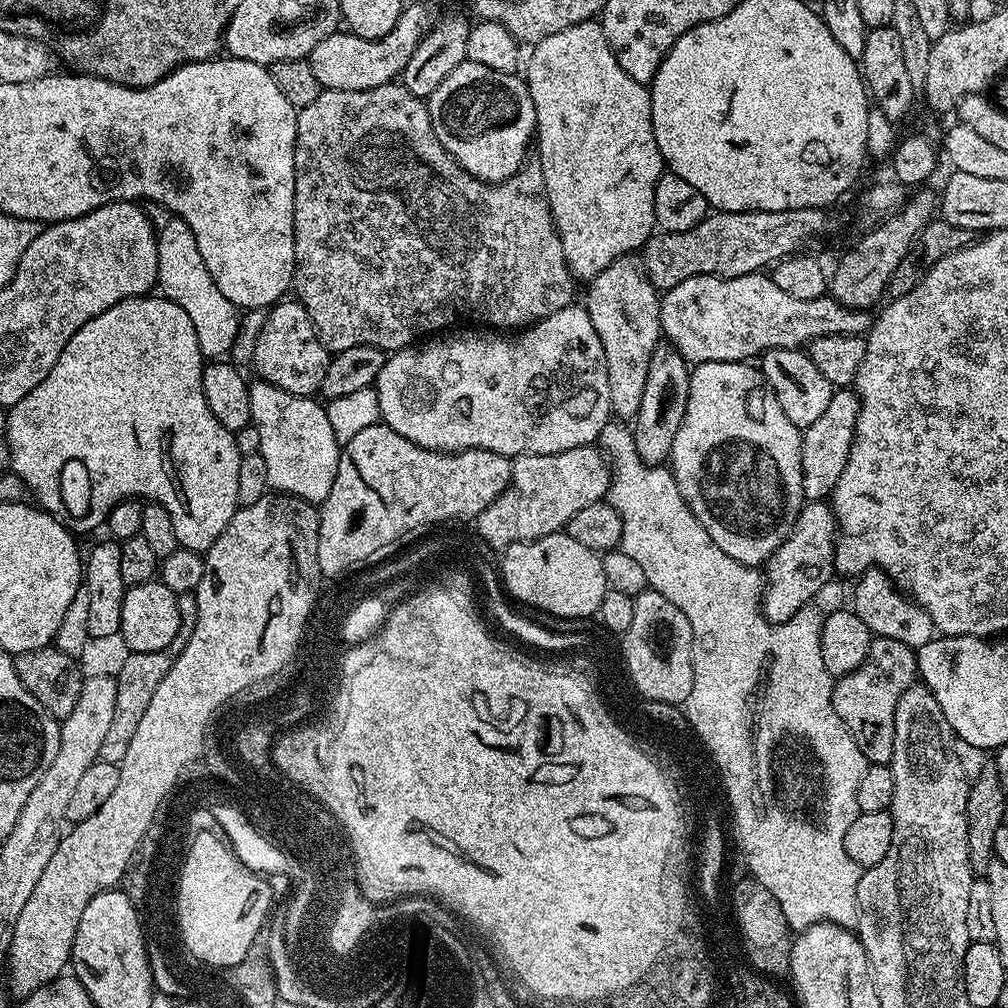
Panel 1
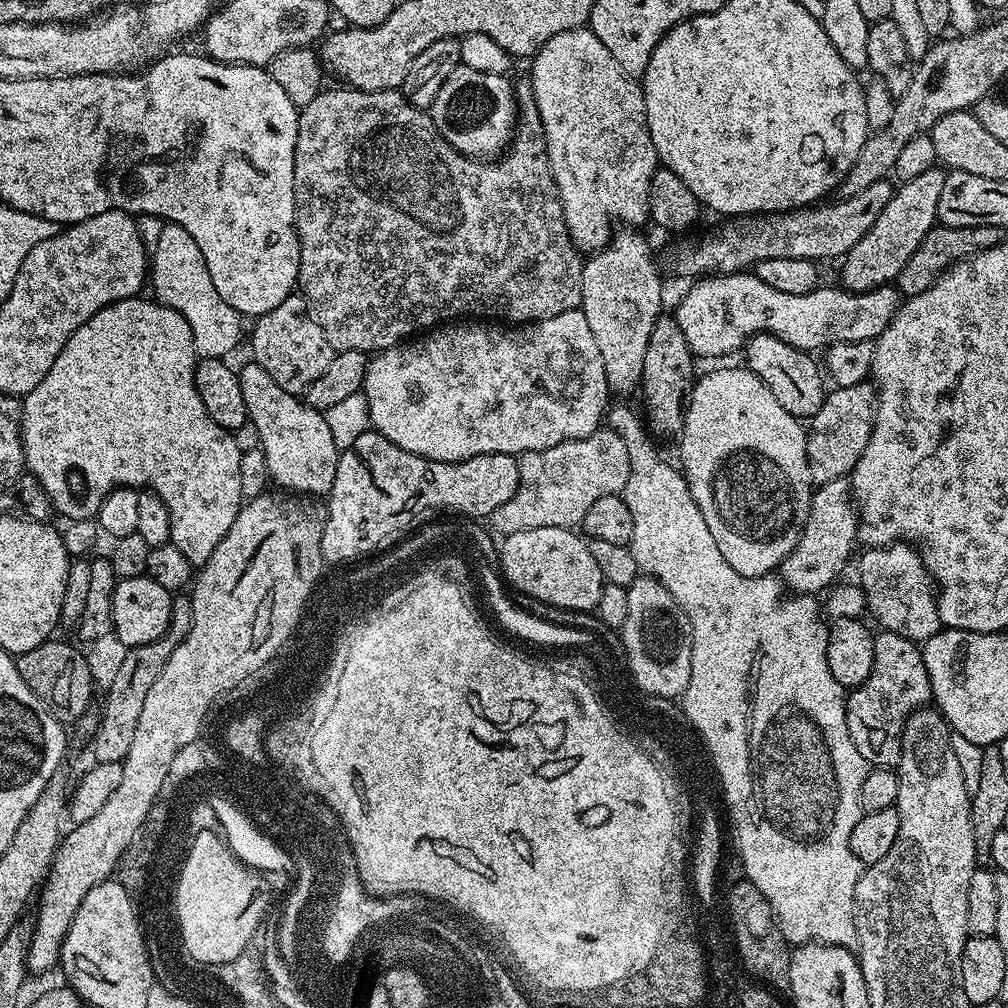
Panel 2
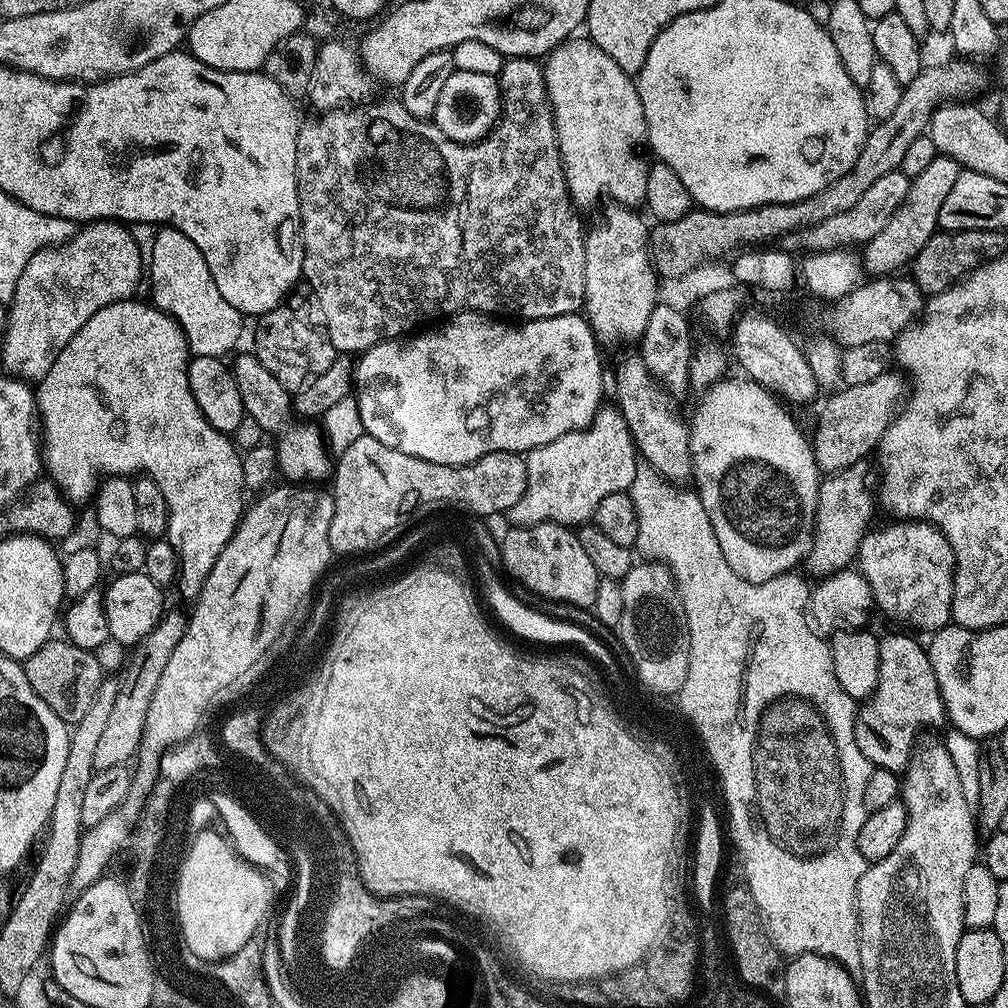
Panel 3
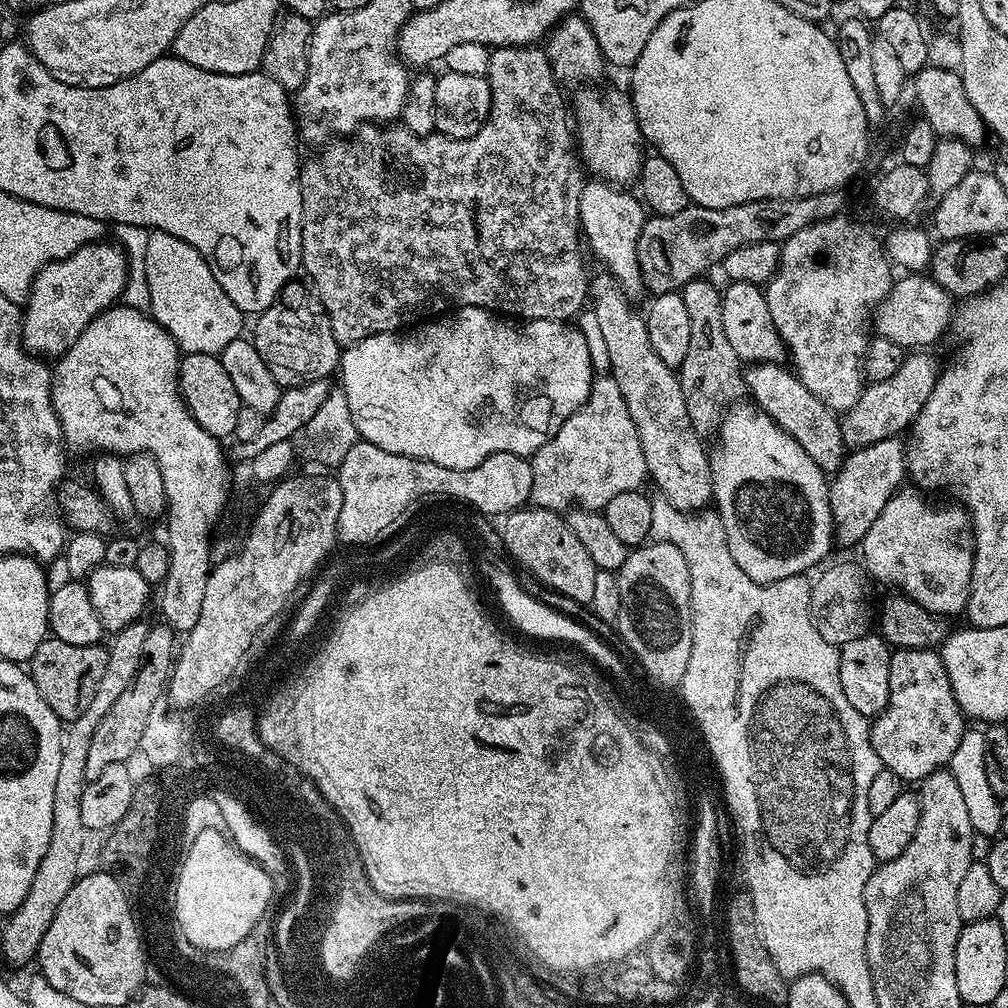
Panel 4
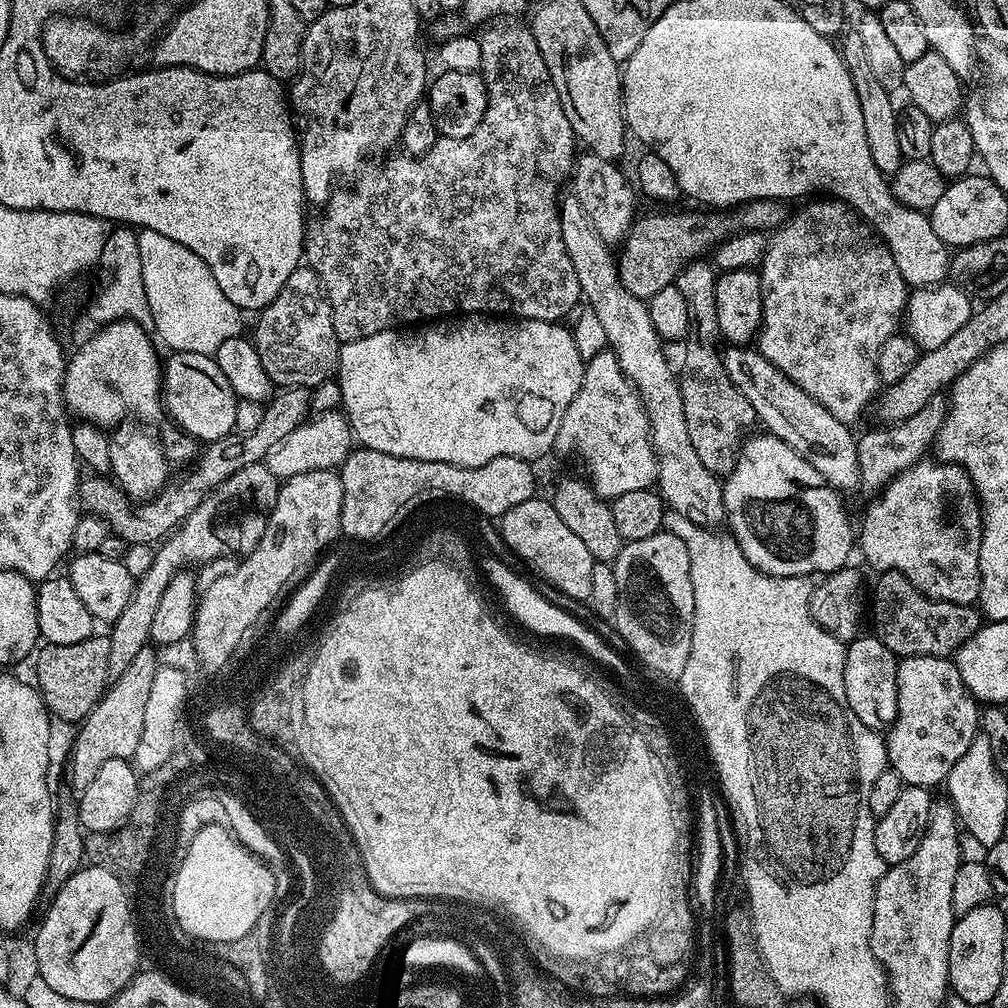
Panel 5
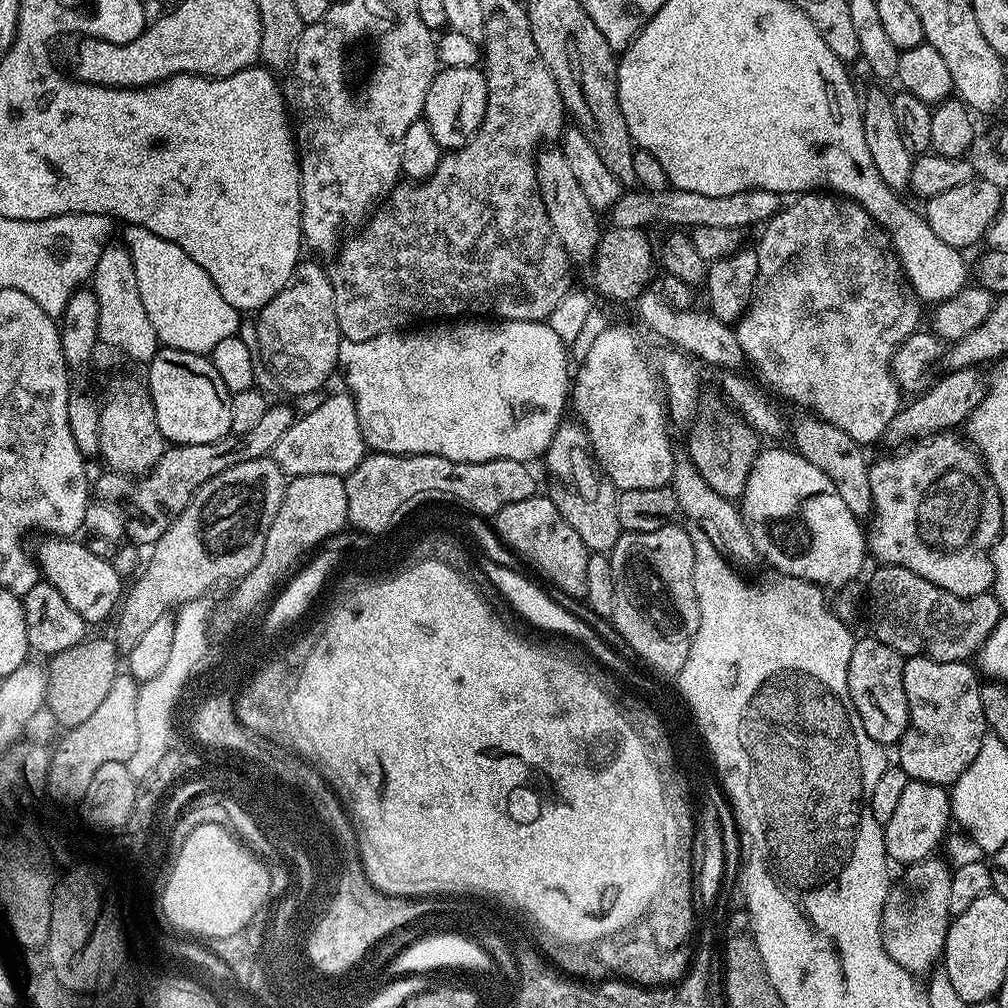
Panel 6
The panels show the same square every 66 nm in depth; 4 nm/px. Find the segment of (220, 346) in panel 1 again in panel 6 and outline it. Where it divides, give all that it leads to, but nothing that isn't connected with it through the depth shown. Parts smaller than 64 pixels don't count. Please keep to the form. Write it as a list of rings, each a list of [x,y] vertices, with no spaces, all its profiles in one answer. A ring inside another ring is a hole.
[[[137,224],[127,225],[123,230],[122,243],[133,259],[142,303],[163,347],[211,354],[222,338],[230,338],[241,331],[241,313],[218,294],[218,286],[214,286],[210,274],[206,274],[182,246],[158,238],[158,234]]]

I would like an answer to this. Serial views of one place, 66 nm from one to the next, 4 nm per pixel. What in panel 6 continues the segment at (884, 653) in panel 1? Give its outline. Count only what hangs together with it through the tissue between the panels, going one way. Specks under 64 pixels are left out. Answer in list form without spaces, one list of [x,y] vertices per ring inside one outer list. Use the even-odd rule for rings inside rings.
[[[910,656],[904,662],[904,685],[908,703],[908,728],[901,738],[898,766],[909,780],[951,786],[974,762],[986,735],[980,697],[981,677],[971,663],[938,662],[925,656]]]

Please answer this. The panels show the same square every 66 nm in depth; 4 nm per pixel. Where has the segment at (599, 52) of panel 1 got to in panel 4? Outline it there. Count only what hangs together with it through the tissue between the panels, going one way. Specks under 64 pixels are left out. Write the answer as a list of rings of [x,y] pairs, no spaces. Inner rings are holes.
[[[584,86],[579,89],[574,104],[574,139],[583,167],[593,177],[609,184],[628,186],[639,177],[640,165],[644,163],[645,149],[640,149],[642,137],[636,121],[636,111],[631,99],[620,92],[608,92],[599,96],[594,89]]]

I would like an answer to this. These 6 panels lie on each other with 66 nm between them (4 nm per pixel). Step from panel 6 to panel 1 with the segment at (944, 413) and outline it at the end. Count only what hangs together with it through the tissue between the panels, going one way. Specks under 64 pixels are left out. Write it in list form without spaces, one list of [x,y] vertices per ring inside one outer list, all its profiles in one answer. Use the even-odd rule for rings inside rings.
[[[823,500],[805,503],[800,509],[792,533],[772,551],[772,557],[763,565],[764,595],[760,597],[760,611],[771,624],[781,624],[798,610],[809,607],[812,600],[836,572],[836,538],[838,525],[831,507]]]

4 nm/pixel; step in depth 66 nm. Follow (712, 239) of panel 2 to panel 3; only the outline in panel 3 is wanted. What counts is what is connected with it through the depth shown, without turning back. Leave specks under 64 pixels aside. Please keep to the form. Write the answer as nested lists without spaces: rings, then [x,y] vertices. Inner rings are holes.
[[[897,170],[885,174],[866,189],[866,194],[862,194],[862,198],[855,206],[850,206],[846,214],[834,214],[834,218],[826,218],[826,222],[811,224],[808,228],[789,233],[783,237],[783,247],[793,254],[808,254],[826,249],[863,246],[874,238],[874,234],[878,234],[878,230],[882,230],[882,226],[886,226],[886,222],[890,222],[890,218],[894,218],[898,206],[906,202],[911,186],[912,181],[905,172]]]

